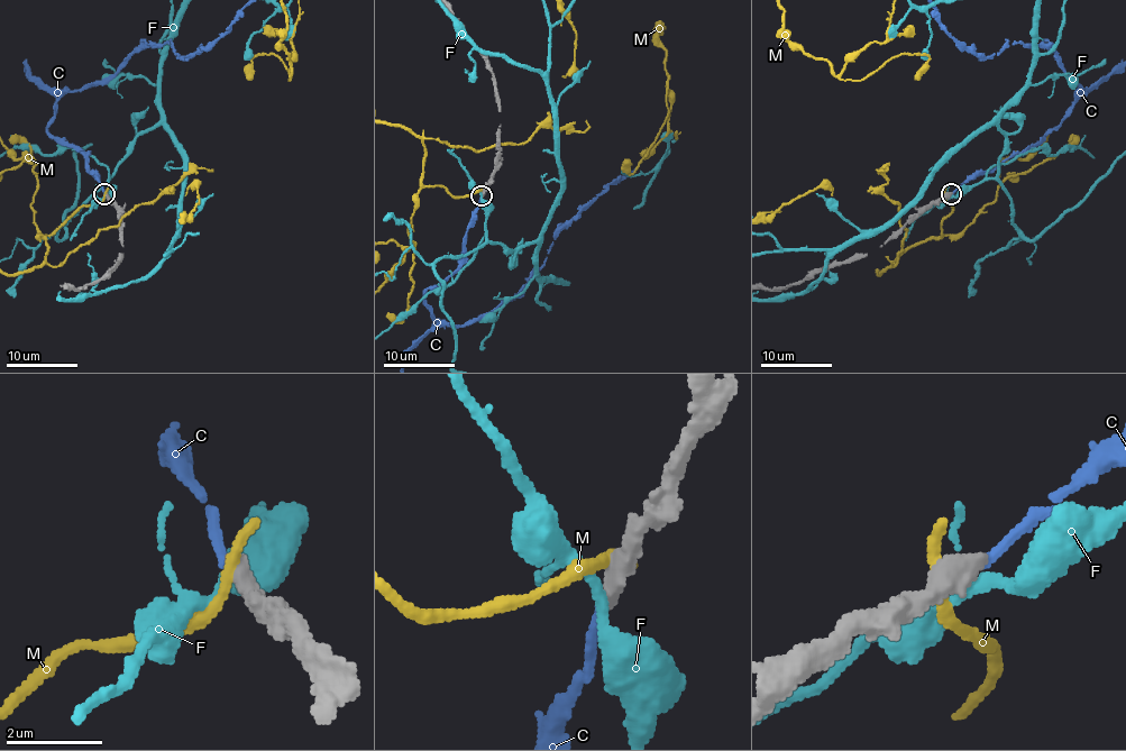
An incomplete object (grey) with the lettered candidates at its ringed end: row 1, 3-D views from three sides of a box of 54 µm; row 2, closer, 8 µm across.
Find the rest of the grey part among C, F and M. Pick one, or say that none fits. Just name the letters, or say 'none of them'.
C

